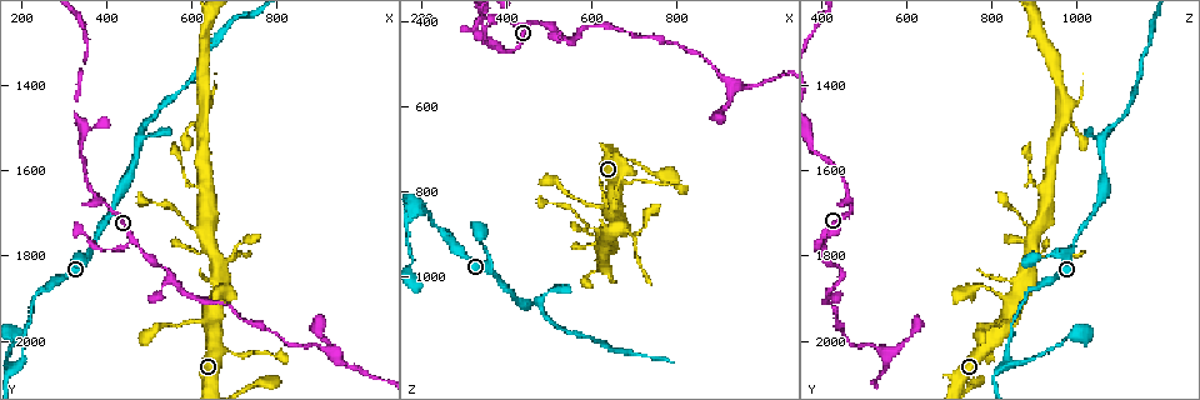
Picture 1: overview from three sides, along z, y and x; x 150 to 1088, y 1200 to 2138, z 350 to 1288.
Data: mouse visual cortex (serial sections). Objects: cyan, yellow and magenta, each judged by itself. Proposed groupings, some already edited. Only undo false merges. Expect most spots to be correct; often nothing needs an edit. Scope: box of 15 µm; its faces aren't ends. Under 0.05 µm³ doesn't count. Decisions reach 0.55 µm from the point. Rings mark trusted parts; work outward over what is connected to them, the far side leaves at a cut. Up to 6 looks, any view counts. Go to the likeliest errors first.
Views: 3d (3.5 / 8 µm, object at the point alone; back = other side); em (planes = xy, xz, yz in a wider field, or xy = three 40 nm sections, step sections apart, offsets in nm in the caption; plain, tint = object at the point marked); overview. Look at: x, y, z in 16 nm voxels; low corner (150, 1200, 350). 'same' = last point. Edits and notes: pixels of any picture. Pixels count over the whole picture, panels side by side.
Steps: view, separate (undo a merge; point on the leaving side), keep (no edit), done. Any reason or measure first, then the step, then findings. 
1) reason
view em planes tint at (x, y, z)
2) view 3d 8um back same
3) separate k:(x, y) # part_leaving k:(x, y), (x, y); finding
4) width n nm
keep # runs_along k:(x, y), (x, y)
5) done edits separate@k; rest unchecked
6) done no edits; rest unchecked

sharp bend
view 3d 8um at (550, 1845, 455)

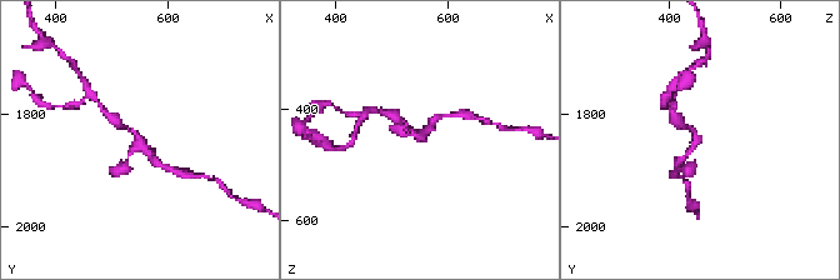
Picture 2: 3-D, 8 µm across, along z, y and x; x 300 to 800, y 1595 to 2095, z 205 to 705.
arms 3; arm_widths 100, 150, 200 nm
view em xy step 5 tint at (550, 1855, 450)

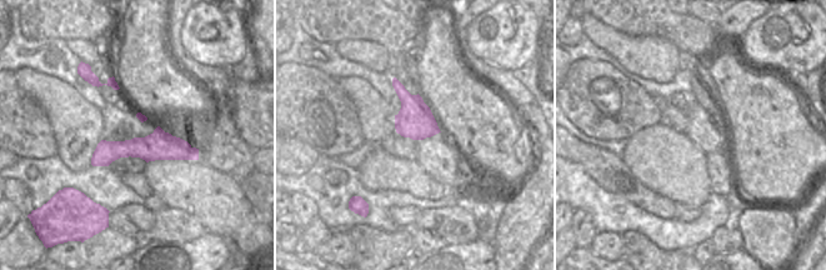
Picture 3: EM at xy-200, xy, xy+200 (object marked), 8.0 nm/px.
keep # runs_along 2:(118, 124), (131, 130), (153, 163), (160, 164); one cell here

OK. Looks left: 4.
three arms meet
view 3d 3.5um at (375, 1785, 990)

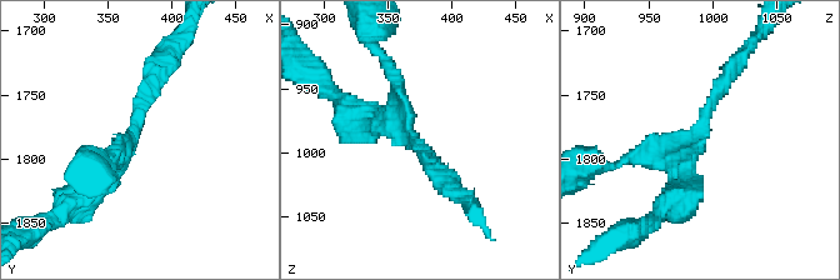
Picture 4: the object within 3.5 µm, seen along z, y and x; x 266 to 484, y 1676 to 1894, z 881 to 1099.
view em xy step 5 tint at (368, 1784, 988)

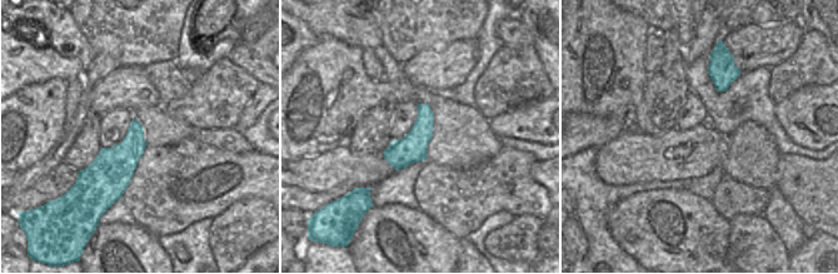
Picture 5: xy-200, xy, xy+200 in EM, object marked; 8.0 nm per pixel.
keep # continuous, no second cell

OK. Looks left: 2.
arms part here
view 3d 3.5um at (625, 1650, 930)

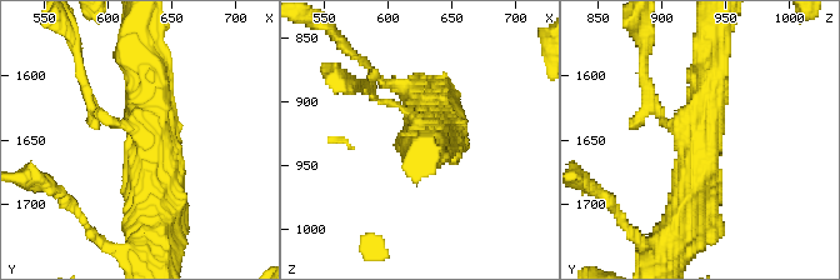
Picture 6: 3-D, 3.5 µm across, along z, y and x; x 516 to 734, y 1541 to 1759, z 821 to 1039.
arms 3; arm_widths 100, 450, 500 nm; now the EM
view em xy step 2 tint at (632, 1650, 926)

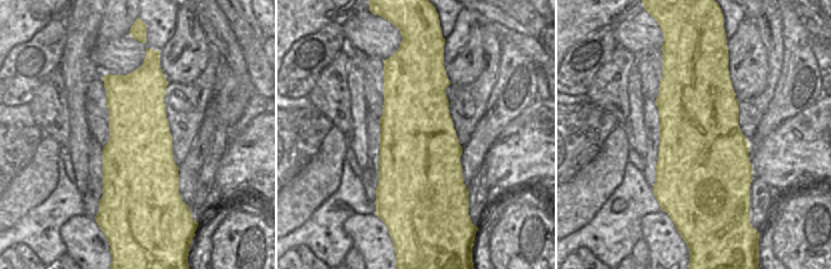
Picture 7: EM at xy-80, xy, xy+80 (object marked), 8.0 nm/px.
keep # runs_along 6:(681, 226), (695, 184), (710, 61); continuous, no second cell

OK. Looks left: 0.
done no edits; rest unchecked

